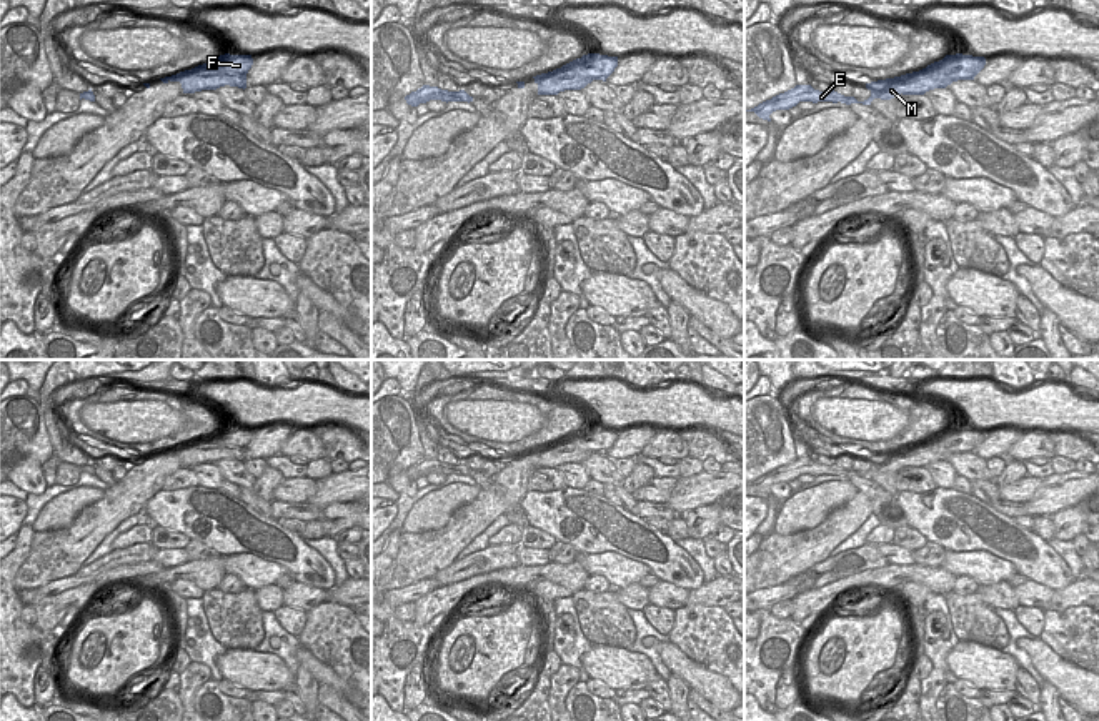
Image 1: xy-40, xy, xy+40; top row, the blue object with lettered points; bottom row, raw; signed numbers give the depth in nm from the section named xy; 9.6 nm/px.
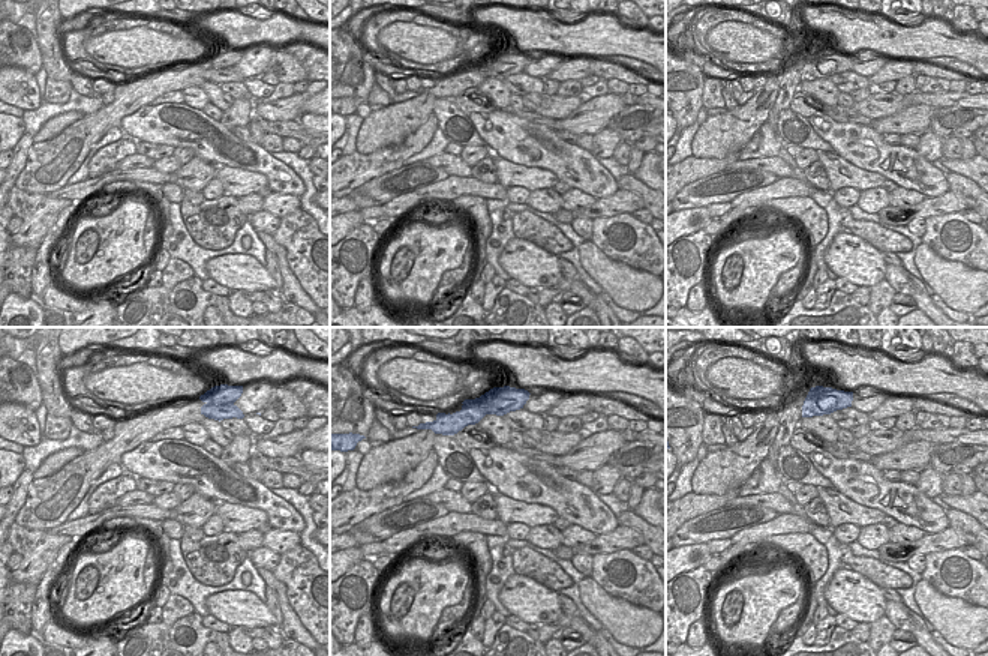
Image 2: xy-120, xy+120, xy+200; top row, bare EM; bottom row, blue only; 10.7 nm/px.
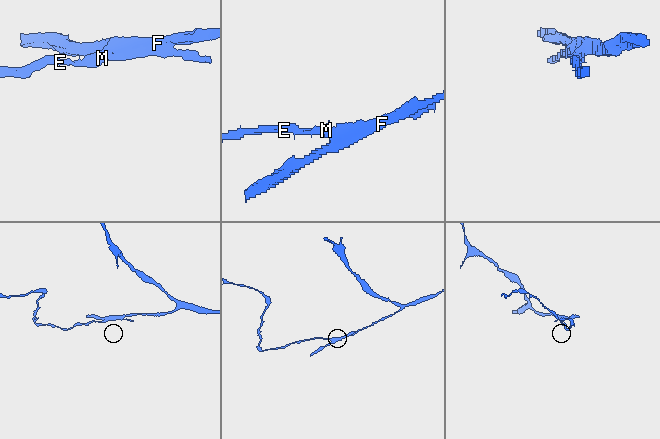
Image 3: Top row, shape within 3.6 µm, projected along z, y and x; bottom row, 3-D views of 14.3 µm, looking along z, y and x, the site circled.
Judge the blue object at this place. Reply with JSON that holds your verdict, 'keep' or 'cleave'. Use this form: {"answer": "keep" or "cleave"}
{"answer": "cleave"}

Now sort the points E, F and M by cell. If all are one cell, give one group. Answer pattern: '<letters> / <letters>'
E M / F

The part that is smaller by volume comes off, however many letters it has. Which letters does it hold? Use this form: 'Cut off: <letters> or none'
Cut off: E, M

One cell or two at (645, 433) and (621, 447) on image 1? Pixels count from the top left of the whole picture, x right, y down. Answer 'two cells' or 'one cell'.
one cell

